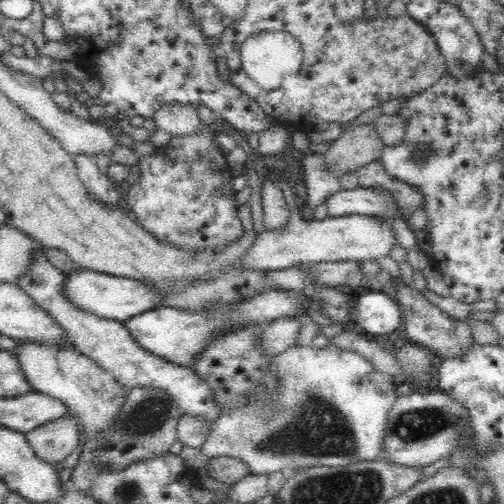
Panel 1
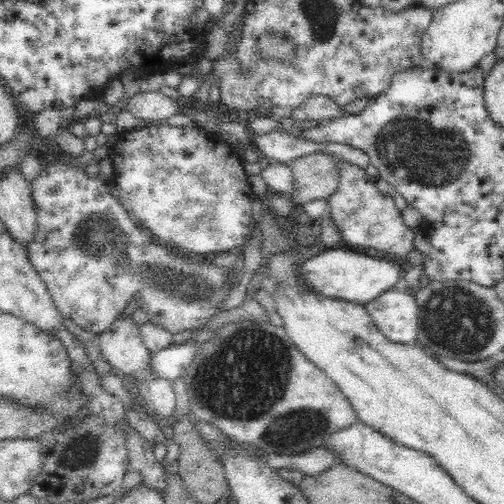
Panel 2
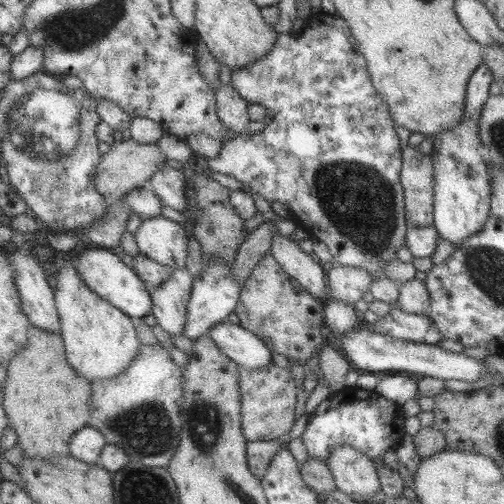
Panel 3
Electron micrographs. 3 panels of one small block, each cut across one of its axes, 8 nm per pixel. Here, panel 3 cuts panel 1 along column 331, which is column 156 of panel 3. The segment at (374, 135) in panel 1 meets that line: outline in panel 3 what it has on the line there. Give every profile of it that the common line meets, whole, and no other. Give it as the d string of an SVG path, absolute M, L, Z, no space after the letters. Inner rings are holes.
M135 140L127 142L113 142L111 148L101 156L97 168L95 168L95 190L105 196L105 200L121 200L125 194L129 194L133 188L147 186L153 174L159 170L159 166L167 162L165 154L159 150L157 144L139 144Z

